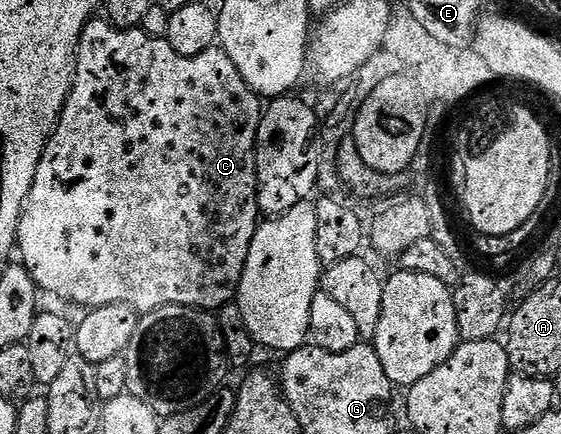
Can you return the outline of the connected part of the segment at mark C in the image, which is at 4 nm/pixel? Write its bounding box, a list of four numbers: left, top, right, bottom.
[17,18,263,314]

